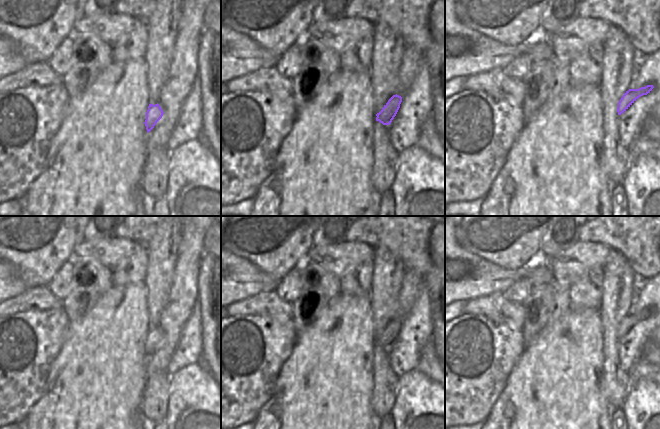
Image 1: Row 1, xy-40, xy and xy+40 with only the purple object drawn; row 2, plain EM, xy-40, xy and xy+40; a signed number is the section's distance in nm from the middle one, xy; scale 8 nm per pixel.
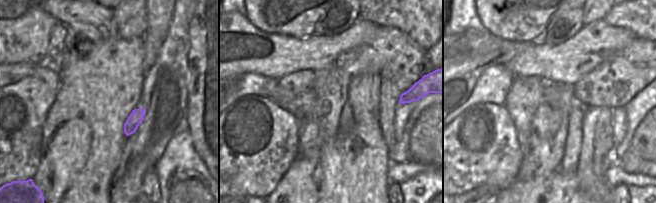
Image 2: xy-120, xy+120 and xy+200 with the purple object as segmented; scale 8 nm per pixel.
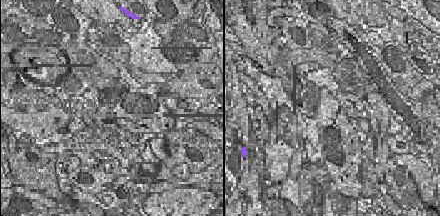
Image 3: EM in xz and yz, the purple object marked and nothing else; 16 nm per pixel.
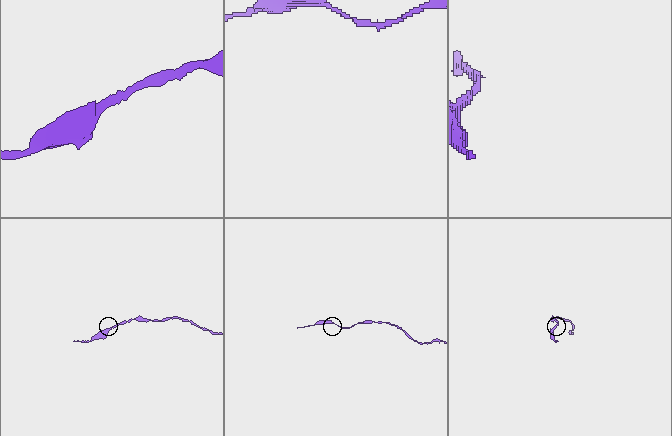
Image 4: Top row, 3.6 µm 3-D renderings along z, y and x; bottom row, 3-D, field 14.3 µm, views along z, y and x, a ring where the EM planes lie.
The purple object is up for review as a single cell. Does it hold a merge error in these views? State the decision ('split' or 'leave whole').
leave whole

